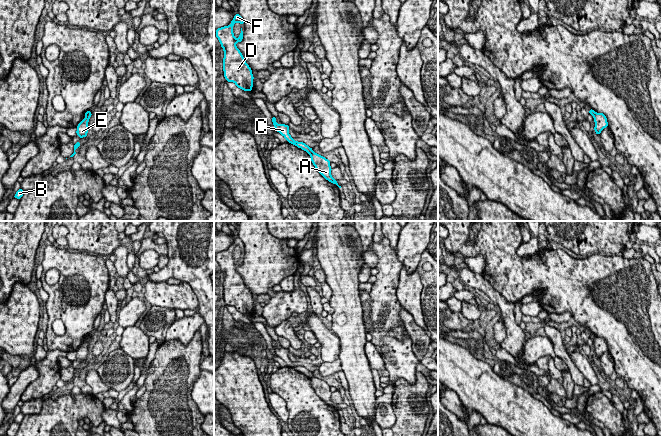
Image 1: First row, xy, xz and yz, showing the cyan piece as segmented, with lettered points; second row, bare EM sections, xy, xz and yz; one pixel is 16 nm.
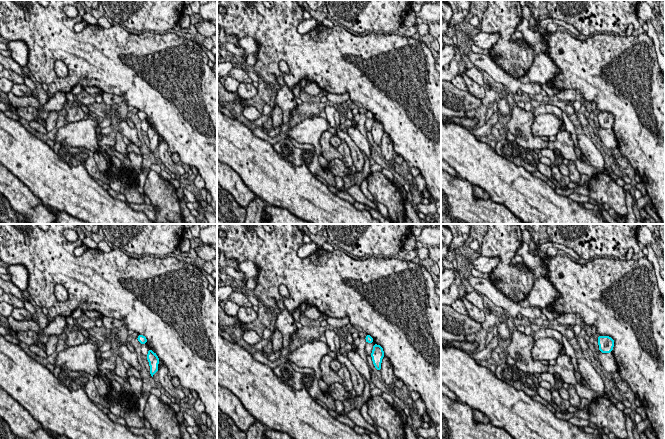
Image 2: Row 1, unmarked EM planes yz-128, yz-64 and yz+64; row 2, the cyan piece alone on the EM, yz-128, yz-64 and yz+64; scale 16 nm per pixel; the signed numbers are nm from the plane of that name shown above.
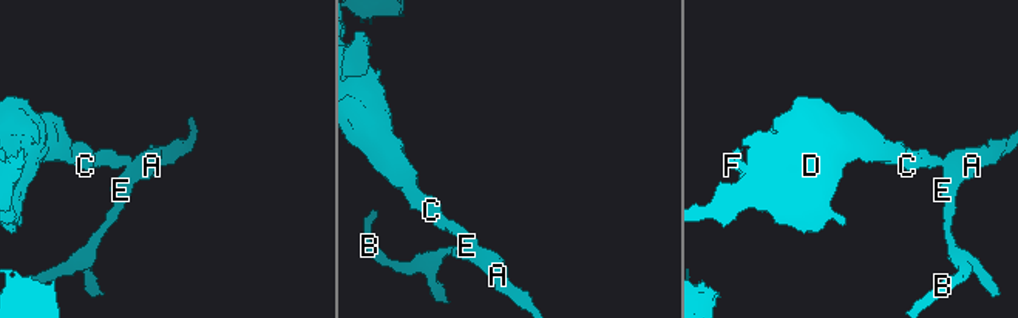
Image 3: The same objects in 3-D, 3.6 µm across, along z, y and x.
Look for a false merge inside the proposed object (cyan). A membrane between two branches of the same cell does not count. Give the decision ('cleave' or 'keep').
cleave

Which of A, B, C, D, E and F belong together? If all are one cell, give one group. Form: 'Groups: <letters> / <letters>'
Groups: A B E / C D F

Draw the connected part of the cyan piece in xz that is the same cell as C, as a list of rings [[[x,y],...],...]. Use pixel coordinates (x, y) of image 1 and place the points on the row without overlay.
[[[272,340],[272,346],[273,349],[276,353],[277,356],[279,356],[281,359],[283,359],[285,361],[285,363],[287,364],[287,366],[294,368],[295,370],[297,370],[298,372],[303,373],[304,375],[306,375],[309,378],[314,377],[314,375],[312,374],[312,372],[310,372],[308,369],[306,369],[303,366],[298,366],[295,365],[289,358],[288,354],[289,354],[289,349],[285,349],[285,348],[277,348],[276,347],[276,342],[274,340]]]

